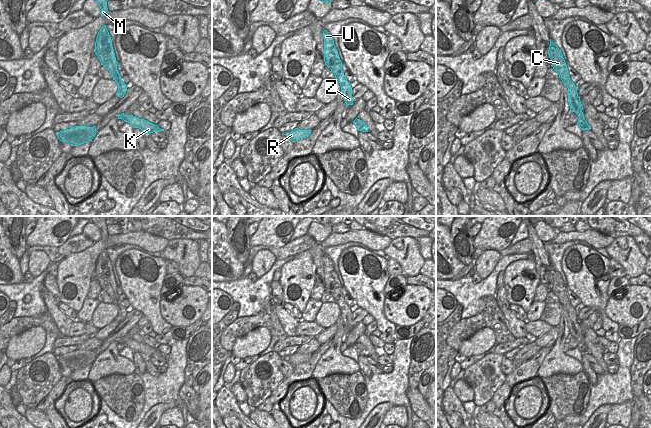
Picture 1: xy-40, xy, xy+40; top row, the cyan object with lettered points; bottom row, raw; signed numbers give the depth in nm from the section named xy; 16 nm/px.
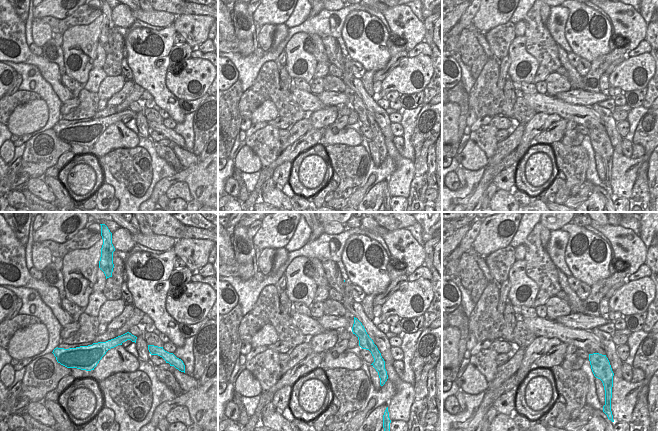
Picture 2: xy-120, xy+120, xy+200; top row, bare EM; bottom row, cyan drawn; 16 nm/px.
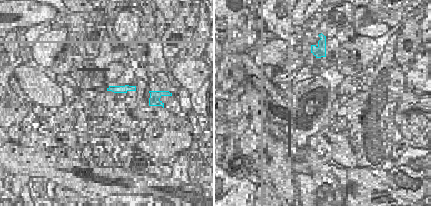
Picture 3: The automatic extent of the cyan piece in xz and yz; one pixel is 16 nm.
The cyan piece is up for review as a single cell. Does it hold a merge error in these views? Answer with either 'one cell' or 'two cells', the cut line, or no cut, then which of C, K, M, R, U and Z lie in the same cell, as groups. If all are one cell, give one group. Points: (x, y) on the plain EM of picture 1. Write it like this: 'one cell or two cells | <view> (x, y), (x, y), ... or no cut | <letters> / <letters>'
two cells | xy (359, 343), (353, 346) | C M U Z / K R

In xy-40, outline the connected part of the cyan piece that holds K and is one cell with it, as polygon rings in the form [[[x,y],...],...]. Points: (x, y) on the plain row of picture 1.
[[[123,337],[118,340],[118,343],[123,343],[125,346],[128,346],[130,349],[133,349],[135,352],[141,353],[144,358],[163,355],[157,349],[154,349],[144,343],[136,342],[133,339],[126,340]]]

